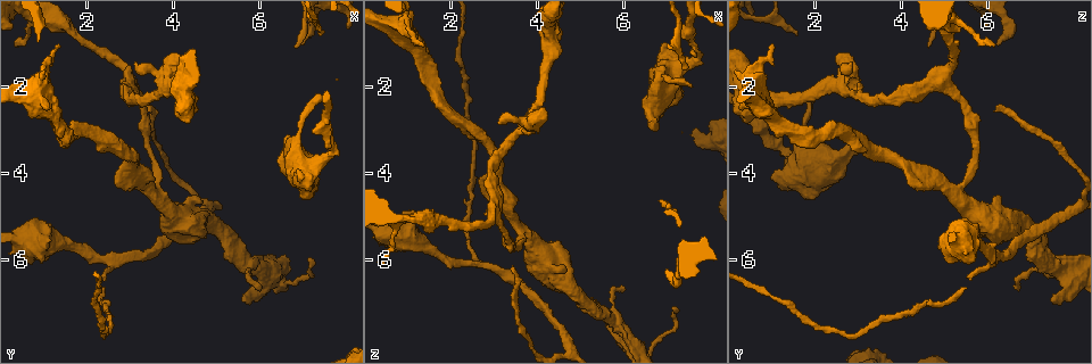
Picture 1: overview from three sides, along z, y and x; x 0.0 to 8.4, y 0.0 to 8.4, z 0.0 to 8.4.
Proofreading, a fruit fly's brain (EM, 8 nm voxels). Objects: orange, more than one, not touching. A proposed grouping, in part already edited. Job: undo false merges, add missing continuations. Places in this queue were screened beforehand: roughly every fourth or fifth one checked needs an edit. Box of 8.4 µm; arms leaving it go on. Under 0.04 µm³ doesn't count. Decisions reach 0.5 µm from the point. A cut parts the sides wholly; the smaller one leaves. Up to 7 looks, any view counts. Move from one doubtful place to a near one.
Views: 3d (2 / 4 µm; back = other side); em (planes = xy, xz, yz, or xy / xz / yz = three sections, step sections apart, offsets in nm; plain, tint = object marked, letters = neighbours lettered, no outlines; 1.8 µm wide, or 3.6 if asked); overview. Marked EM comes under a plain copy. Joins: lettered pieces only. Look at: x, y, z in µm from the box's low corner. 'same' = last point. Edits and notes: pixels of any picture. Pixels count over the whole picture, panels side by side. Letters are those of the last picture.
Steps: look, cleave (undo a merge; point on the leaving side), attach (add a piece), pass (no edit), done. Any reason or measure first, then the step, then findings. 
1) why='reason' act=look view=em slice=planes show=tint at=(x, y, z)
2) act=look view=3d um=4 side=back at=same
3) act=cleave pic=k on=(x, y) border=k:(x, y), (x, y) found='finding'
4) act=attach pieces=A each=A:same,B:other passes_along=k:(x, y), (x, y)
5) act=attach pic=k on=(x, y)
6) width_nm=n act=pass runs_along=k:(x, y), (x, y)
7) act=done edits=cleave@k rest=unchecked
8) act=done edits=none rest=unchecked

act=look view=em slice=yz step=8 show=tint at=(4.35, 2.25, 0.60)

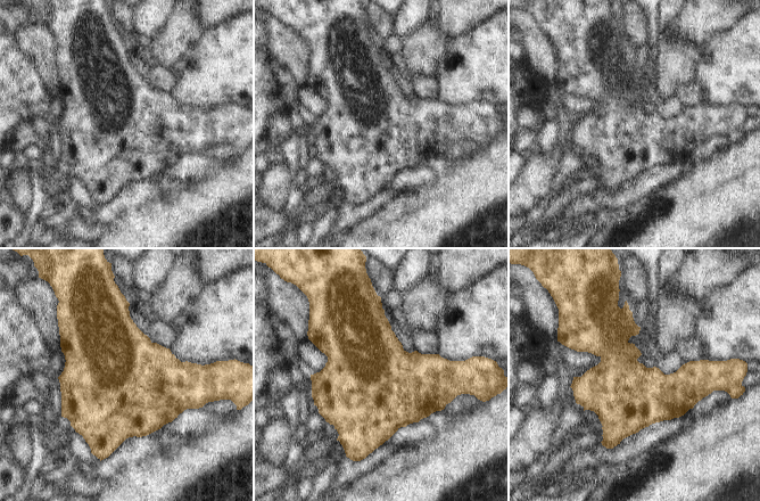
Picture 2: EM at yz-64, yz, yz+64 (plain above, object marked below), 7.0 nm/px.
why='another direction' act=look view=em slice=planes show=tint at=same

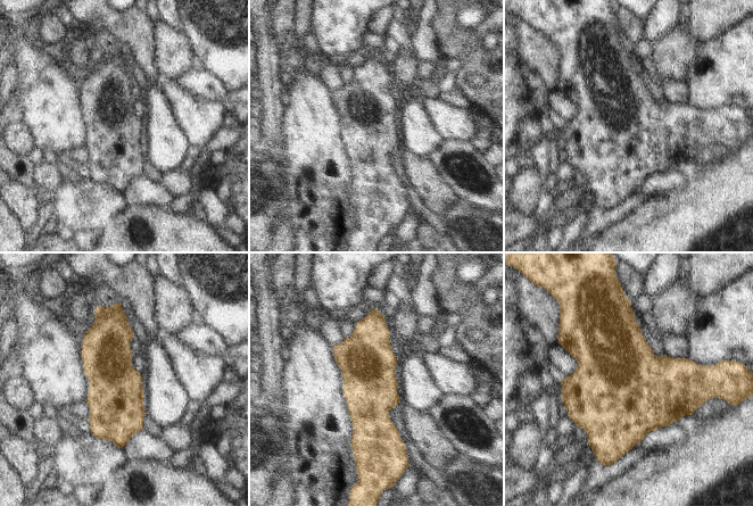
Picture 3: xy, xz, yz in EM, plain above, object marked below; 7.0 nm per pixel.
why='what lies round it' act=look view=em slice=planes show=letters at=same

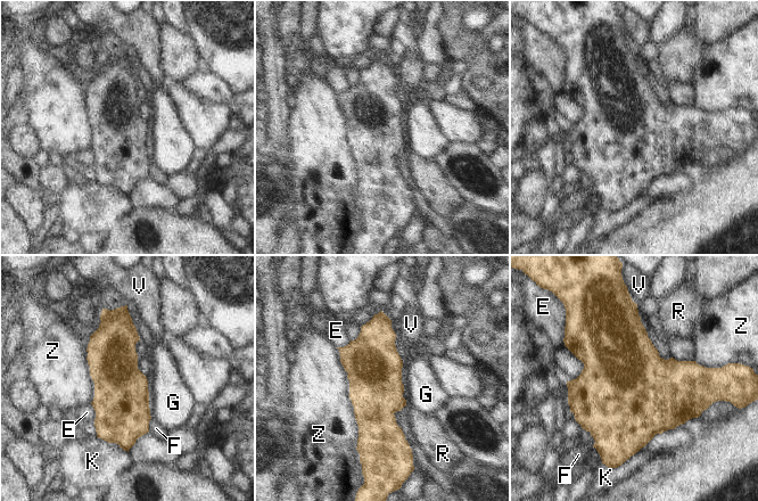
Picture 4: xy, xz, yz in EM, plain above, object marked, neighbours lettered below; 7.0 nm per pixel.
act=pass each=E:other,F:other,G:other,K:other,R:other,V:other,Z:other border=4:(405, 400), (406, 404) found='continuous, no second neuron'

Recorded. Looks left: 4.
why='an open end' act=look view=em slice=planes show=letters at=(6.70, 3.15, 2.95)

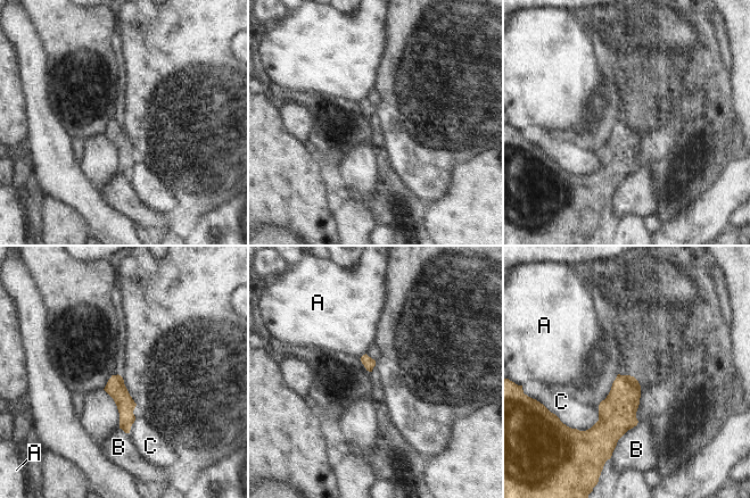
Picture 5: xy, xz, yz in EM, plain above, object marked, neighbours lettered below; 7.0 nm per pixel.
longest_contact=B:280nm act=pass each=A:other,B:other,C:other found='no lettered piece goes on from it'

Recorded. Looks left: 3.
why='an open end' act=look view=em slice=planes show=letters at=(2.65, 4.25, 4.15)

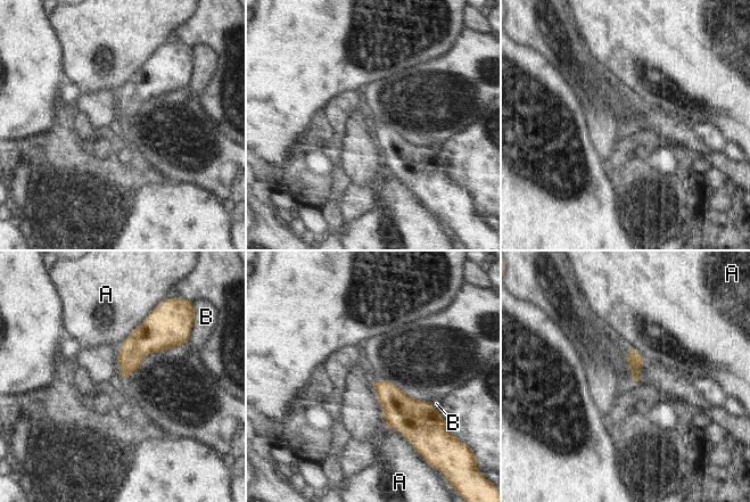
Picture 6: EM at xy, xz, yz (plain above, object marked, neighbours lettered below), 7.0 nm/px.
act=pass each=A:other,B:other border=6:(155, 307), (122, 343) found='no lettered piece goes on from it'

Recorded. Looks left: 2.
act=done edits=none rest=unchecked

